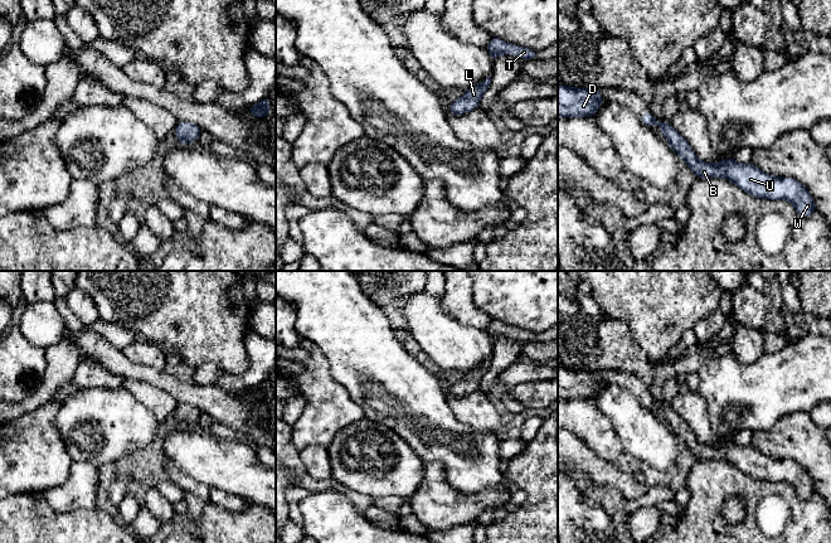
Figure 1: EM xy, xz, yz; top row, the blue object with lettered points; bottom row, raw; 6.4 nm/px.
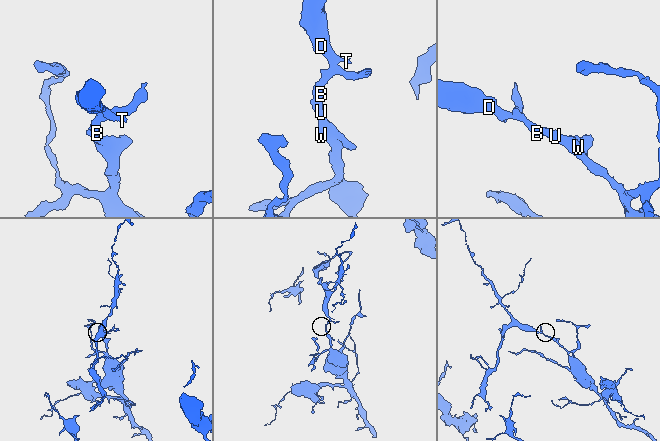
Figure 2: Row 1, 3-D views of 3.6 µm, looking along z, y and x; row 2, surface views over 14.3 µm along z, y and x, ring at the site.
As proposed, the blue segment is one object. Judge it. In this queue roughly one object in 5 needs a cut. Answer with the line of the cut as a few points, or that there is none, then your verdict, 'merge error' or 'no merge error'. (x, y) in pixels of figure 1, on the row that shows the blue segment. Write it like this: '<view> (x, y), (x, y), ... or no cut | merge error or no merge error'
no cut | no merge error

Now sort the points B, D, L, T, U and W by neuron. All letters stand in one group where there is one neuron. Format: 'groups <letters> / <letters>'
groups B D L T U W

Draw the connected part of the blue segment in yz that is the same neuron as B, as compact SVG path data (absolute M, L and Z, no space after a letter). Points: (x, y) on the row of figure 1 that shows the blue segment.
M651 111L642 113L640 121L650 129L659 123L669 146L686 161L698 178L725 178L753 197L788 200L802 218L810 217L817 209L810 191L793 178L772 176L752 163L740 164L733 157L725 157L719 164L706 164L695 156L687 141L669 121L657 122Z

